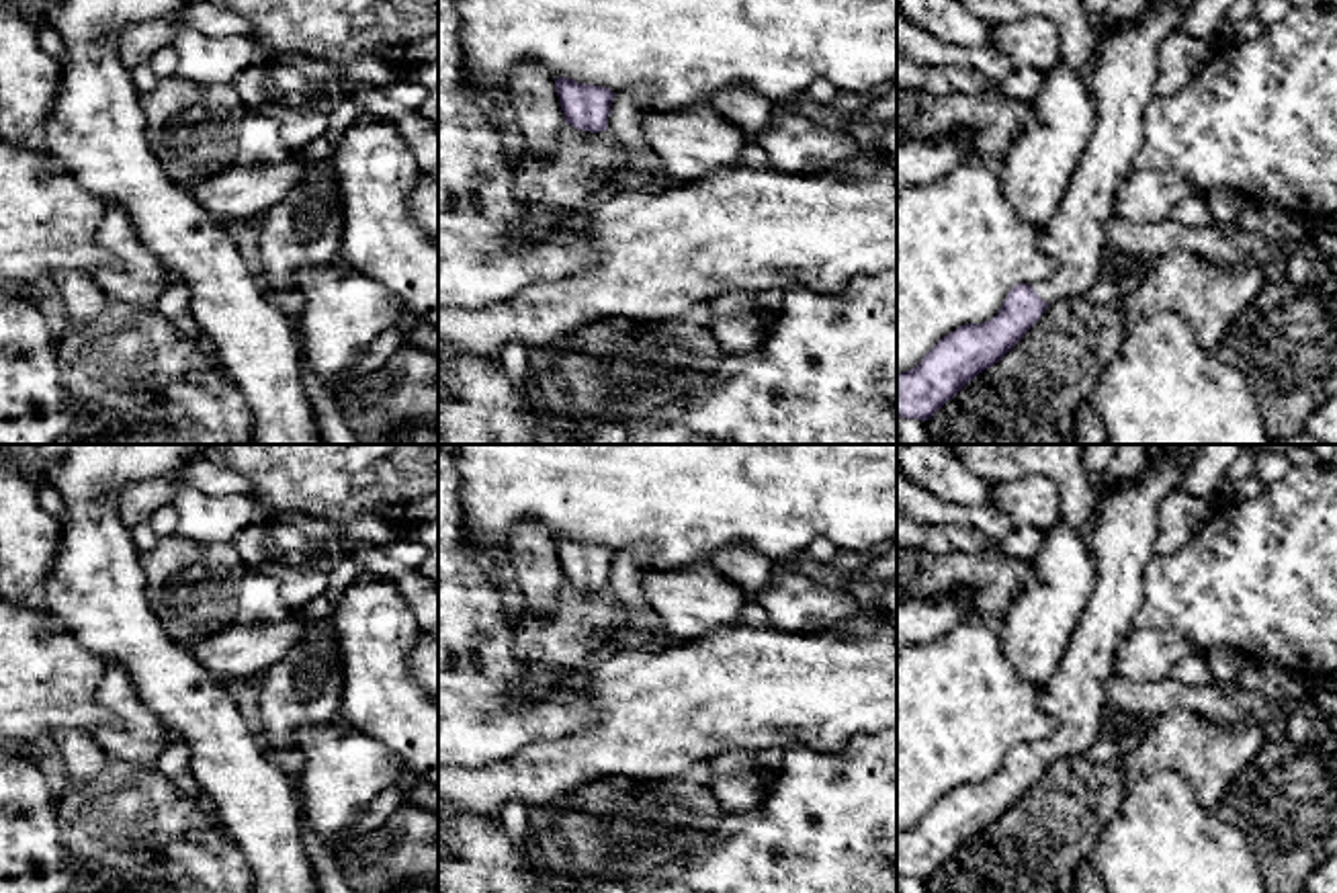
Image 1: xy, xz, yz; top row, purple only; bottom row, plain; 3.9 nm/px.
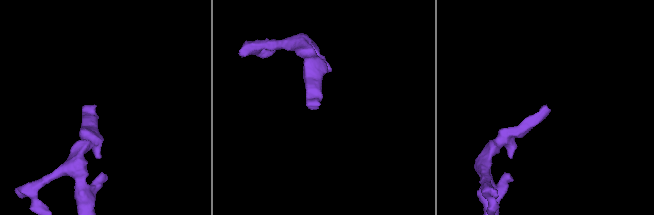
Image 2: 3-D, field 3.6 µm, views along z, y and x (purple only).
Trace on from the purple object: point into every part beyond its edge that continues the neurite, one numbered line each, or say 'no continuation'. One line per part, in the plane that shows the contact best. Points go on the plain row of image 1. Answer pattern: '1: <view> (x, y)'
1: yz (1123, 535)

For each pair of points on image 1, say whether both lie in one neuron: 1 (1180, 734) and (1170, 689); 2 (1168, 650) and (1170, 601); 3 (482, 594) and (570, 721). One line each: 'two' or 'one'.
1: two
2: two
3: one

